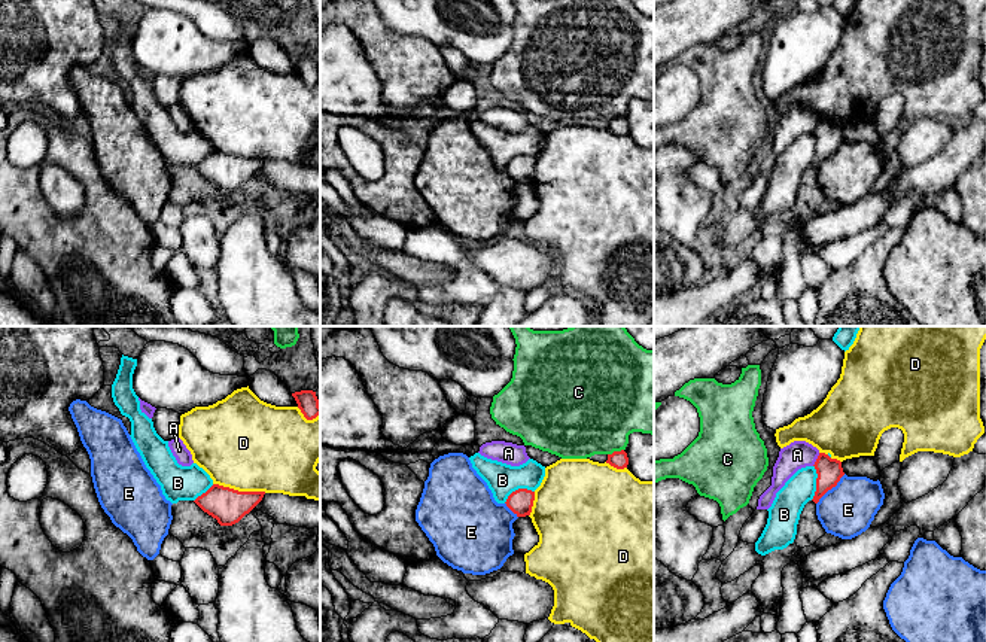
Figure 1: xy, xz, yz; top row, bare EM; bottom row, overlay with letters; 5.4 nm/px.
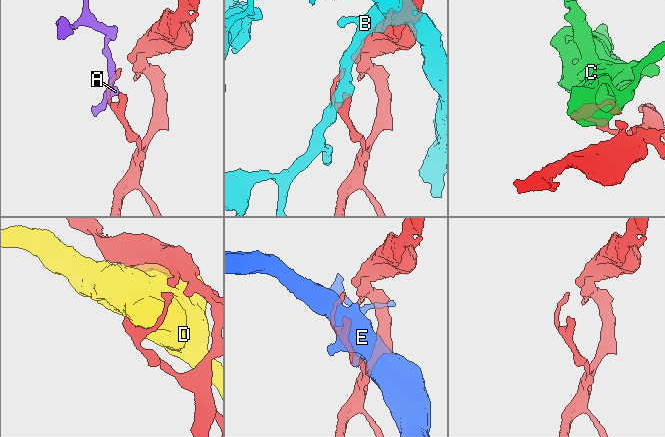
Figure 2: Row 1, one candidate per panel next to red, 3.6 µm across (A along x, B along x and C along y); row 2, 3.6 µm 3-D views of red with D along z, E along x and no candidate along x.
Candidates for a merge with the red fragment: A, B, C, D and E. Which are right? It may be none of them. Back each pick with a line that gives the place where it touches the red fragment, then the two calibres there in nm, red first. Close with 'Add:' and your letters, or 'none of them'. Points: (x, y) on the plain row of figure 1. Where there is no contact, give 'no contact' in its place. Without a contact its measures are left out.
Add: none of them

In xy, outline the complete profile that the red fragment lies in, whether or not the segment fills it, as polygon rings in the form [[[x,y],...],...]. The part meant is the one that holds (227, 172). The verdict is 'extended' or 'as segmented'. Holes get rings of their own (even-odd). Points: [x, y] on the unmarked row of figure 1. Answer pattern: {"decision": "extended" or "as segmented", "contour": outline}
{"decision": "as segmented", "contour": [[[213,150],[194,168],[220,192],[232,192],[249,180],[264,164],[265,158],[238,158]]]}

